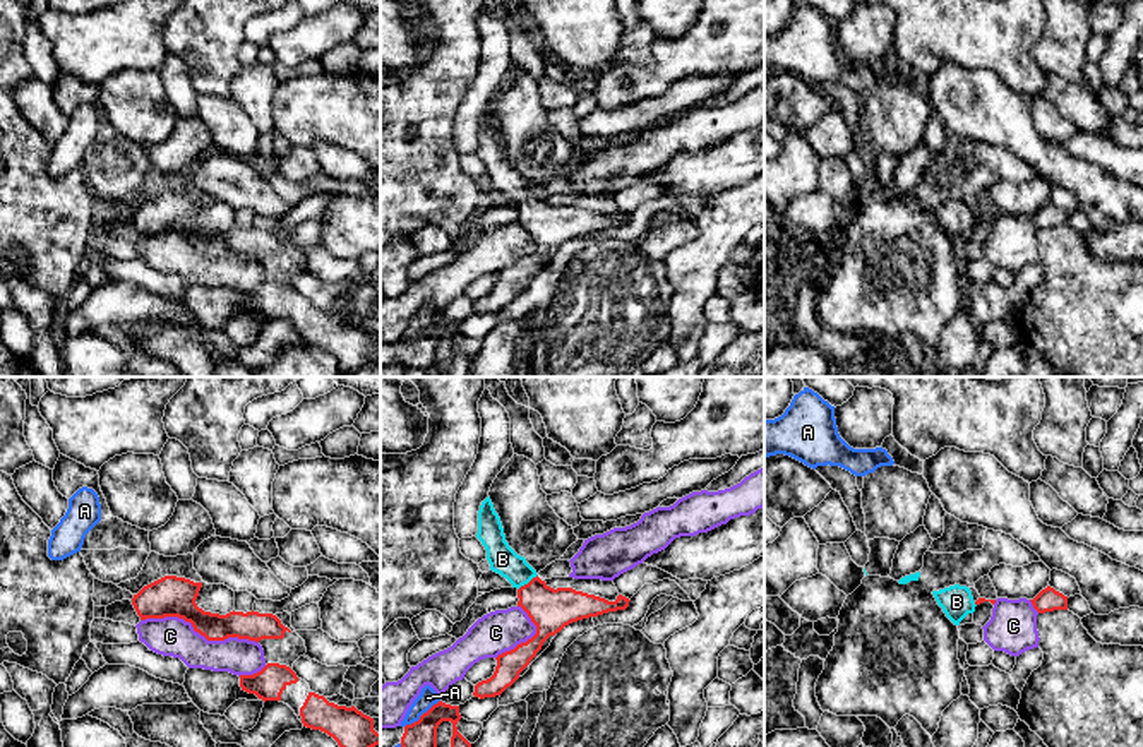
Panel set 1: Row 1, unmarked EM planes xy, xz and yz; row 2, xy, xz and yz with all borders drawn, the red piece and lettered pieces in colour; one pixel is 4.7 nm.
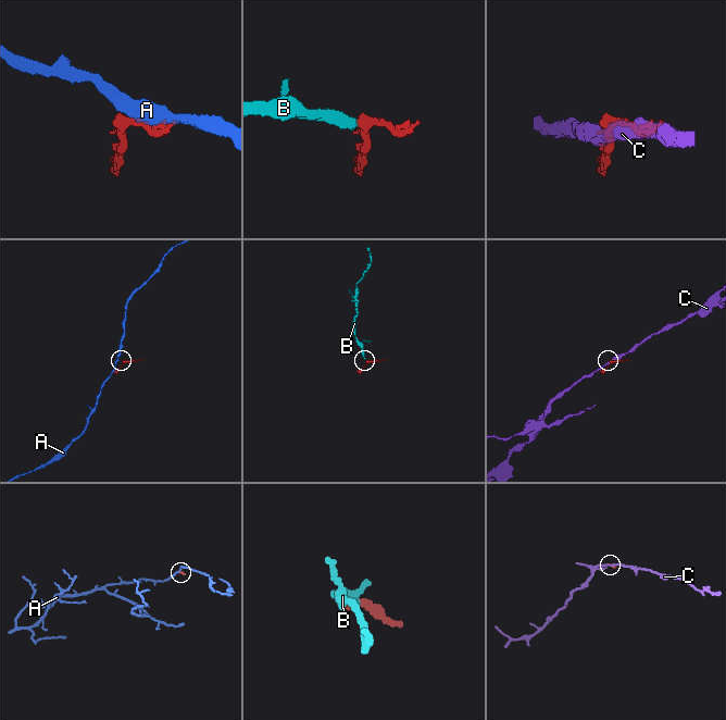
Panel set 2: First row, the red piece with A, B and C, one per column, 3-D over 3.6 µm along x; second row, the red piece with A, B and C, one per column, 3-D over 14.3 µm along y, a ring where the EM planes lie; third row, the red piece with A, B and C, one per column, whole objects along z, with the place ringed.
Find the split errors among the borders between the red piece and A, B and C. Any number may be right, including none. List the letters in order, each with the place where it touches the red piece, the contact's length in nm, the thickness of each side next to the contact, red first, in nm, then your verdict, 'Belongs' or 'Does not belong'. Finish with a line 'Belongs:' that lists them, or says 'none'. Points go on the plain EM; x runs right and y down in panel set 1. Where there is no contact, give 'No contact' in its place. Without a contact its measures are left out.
A: Touches red at xz (422, 331). Shared border 220 nm. Thickness 140 nm (red) against 90 nm. Does not belong
B: Touches red at xz (528, 199). Shared border 120 nm. Thickness 200 nm (red) against 140 nm. Belongs
C: Touches red at xy (199, 249). Shared border 550 nm. Thickness 190 nm (red) against 190 nm. Does not belong
Belongs: B

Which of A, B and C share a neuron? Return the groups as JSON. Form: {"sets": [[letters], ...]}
{"sets": [["A"], ["B"], ["C"]]}

